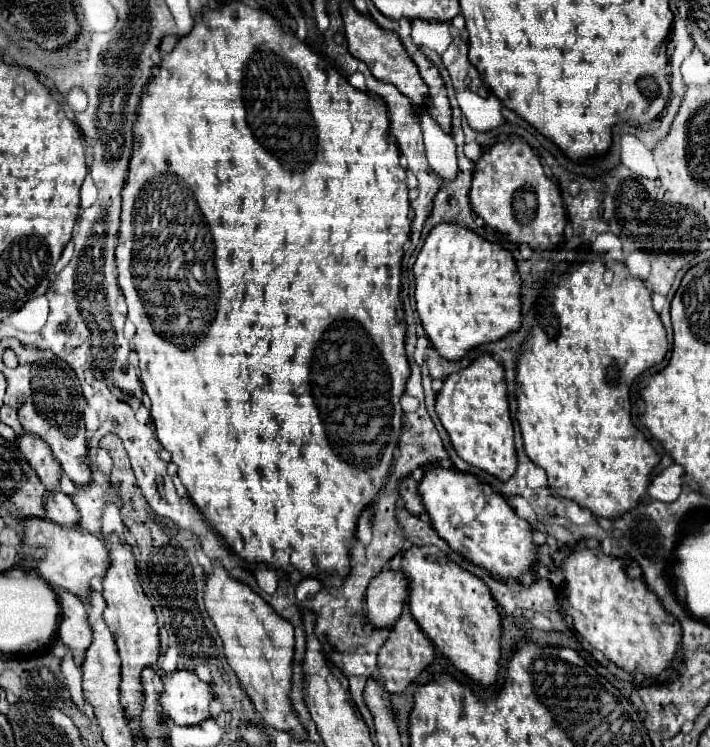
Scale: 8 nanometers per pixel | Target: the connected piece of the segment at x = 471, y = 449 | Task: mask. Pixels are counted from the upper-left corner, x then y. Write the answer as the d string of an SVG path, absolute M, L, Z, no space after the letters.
M480 355L470 367L444 379L444 387L436 397L436 413L450 435L454 451L468 465L478 467L500 481L508 481L514 475L516 455L508 389L504 369L490 355Z

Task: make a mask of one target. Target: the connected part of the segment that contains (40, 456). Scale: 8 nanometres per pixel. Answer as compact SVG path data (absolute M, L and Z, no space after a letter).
M24 433L18 439L18 447L20 447L20 453L32 465L32 469L38 473L42 485L48 491L58 491L62 469L60 469L60 463L56 461L56 457L52 457L52 451L48 449L48 445L44 445L44 441L40 441L40 437L32 437L32 435Z

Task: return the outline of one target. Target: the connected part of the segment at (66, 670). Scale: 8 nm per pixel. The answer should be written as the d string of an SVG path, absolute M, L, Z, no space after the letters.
M66 649L66 657L64 657L64 661L62 661L62 675L64 675L64 679L66 679L66 683L68 683L68 689L70 689L70 693L72 693L72 701L78 705L78 709L80 711L86 711L86 715L88 717L94 717L92 715L92 711L90 711L90 707L86 705L86 701L84 701L84 697L82 697L82 687L80 687L80 667L74 663L74 659L72 659L72 653Z

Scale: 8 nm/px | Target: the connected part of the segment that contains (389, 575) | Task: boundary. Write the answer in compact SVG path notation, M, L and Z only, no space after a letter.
M384 567L366 589L368 621L378 629L392 627L402 613L406 597L408 581L404 581L404 571Z

